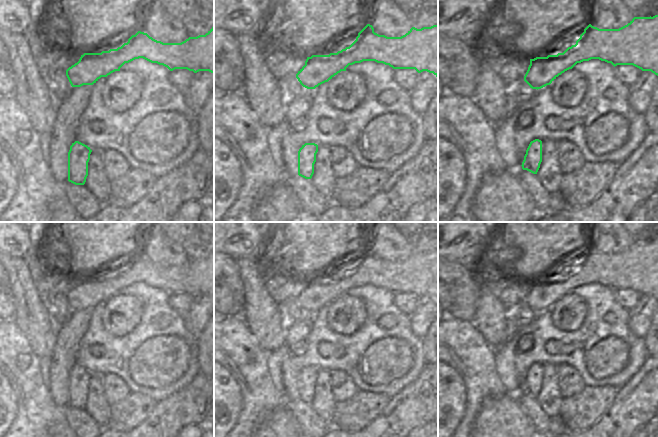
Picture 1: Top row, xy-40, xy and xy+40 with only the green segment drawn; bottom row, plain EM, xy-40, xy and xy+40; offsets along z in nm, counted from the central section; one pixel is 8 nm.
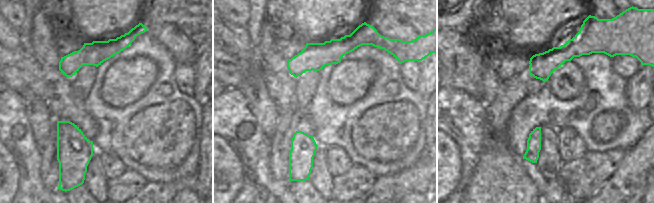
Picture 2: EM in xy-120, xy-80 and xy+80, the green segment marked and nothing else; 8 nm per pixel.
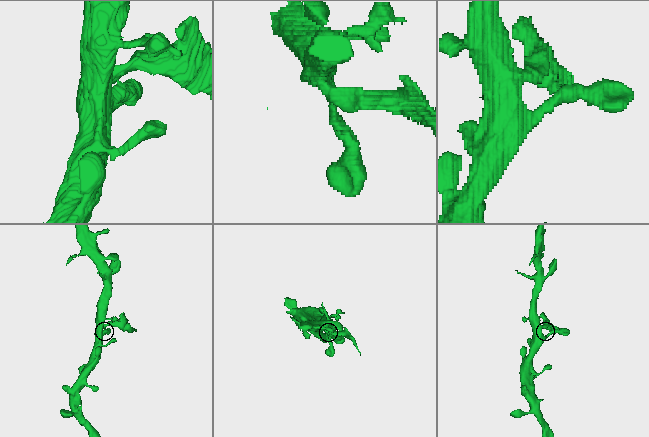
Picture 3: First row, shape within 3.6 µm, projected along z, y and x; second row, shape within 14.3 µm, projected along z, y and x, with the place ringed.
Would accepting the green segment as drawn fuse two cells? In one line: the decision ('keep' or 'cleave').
cleave

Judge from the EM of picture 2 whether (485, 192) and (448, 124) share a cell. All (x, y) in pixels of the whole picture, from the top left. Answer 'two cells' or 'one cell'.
two cells

